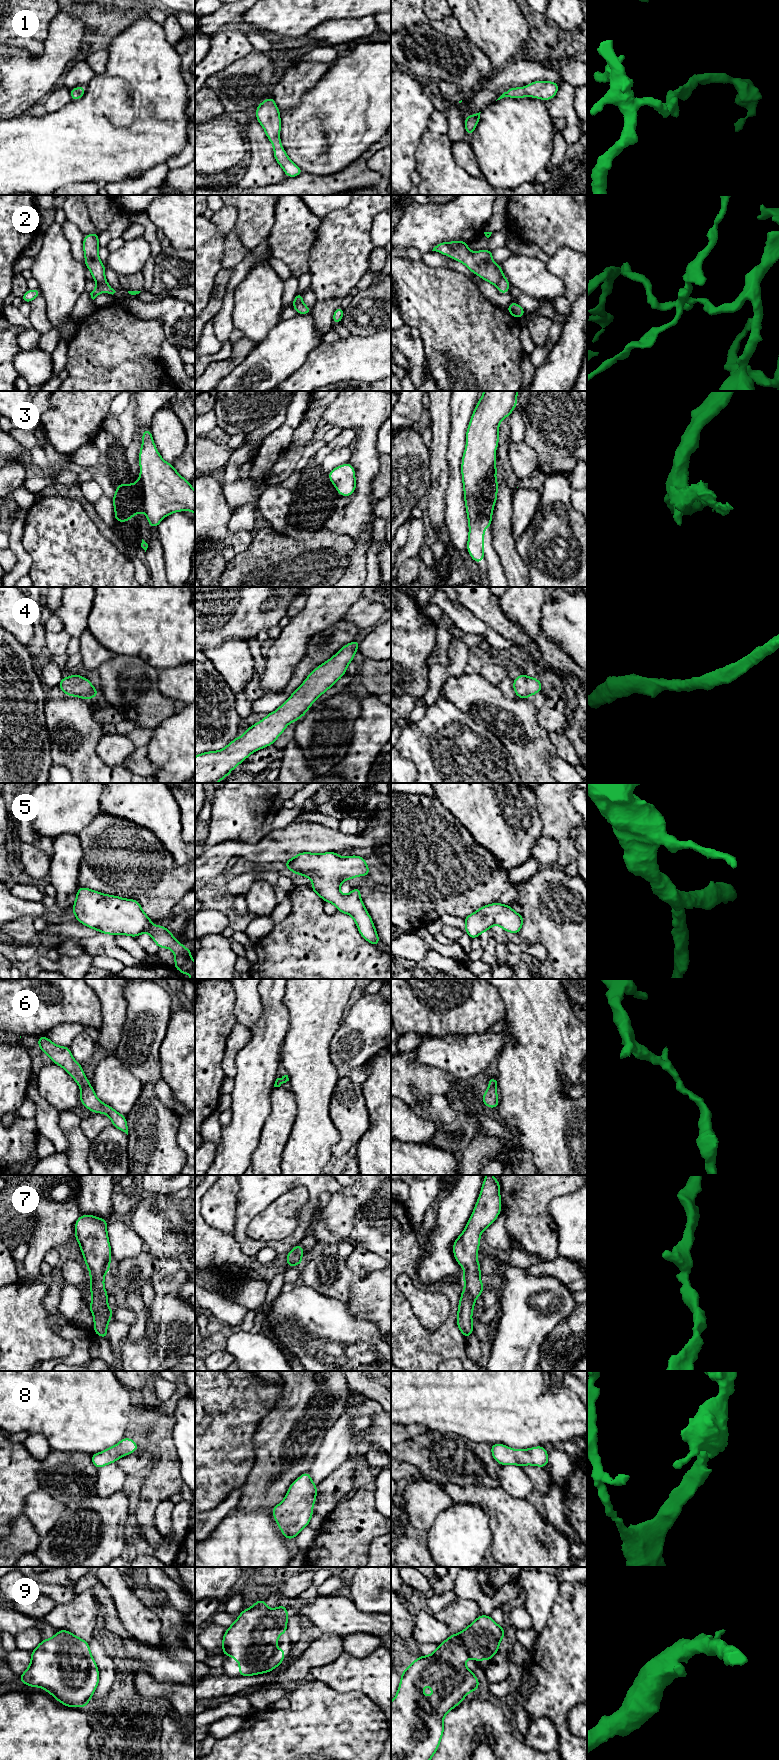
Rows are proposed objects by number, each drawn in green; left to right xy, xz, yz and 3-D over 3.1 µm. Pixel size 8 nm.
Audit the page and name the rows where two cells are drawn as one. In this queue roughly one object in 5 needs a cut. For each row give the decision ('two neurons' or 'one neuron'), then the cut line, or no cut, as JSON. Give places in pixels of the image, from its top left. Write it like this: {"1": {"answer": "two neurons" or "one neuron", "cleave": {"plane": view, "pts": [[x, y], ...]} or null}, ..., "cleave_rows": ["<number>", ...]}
{"1": {"answer": "one neuron", "cleave": null}, "2": {"answer": "two neurons", "cleave": {"plane": "xz", "pts": [[301, 301], [292, 305]]}}, "3": {"answer": "one neuron", "cleave": null}, "4": {"answer": "one neuron", "cleave": null}, "5": {"answer": "one neuron", "cleave": null}, "6": {"answer": "one neuron", "cleave": null}, "7": {"answer": "one neuron", "cleave": null}, "8": {"answer": "one neuron", "cleave": null}, "9": {"answer": "one neuron", "cleave": null}, "cleave_rows": ["2"]}

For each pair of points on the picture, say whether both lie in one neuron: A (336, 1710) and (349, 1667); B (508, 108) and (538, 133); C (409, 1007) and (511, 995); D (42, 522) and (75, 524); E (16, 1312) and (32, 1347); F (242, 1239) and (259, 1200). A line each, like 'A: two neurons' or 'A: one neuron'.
A: two neurons
B: one neuron
C: two neurons
D: one neuron
E: one neuron
F: one neuron

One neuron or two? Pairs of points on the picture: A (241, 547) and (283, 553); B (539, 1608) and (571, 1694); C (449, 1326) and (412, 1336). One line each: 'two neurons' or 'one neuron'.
A: two neurons
B: two neurons
C: one neuron

